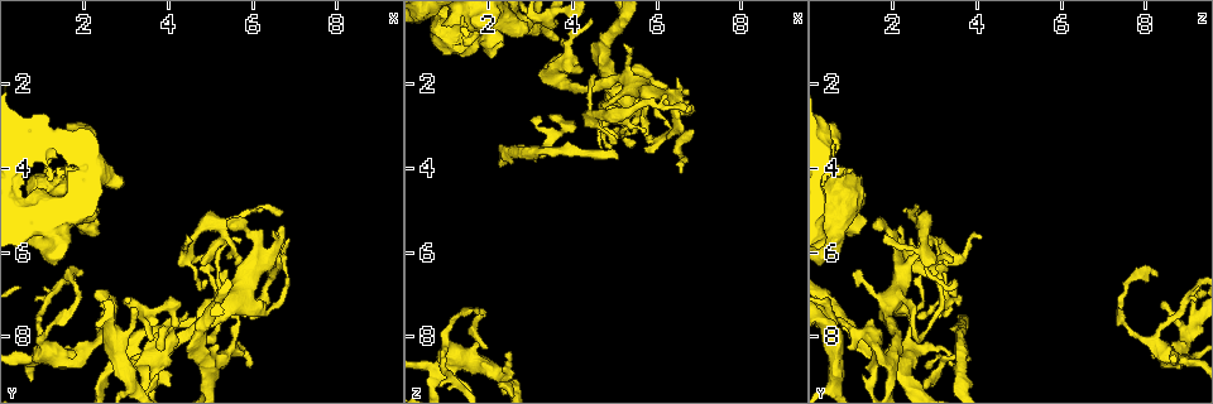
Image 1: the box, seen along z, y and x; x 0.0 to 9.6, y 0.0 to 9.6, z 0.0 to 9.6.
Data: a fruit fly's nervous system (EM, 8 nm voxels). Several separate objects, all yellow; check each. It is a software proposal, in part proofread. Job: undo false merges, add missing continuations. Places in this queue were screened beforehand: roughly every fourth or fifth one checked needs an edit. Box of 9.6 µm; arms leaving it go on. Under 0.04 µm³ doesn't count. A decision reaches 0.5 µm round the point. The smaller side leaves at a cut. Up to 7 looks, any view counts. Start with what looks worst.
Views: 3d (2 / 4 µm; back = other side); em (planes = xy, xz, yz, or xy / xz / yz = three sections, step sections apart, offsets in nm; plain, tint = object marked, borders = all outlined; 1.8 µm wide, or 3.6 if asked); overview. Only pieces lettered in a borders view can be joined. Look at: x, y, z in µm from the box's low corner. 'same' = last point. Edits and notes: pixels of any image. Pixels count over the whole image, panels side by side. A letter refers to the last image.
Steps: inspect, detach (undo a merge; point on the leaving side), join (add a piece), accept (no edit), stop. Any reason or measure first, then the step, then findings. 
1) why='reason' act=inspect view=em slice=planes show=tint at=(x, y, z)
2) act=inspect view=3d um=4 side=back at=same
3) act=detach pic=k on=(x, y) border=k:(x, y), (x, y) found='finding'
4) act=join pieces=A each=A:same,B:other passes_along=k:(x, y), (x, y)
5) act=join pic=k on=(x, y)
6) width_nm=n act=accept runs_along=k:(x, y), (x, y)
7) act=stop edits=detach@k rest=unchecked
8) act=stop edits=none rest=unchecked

why='free end' act=inspect view=em slice=planes show=borders at=(5.05, 7.50, 3.80)

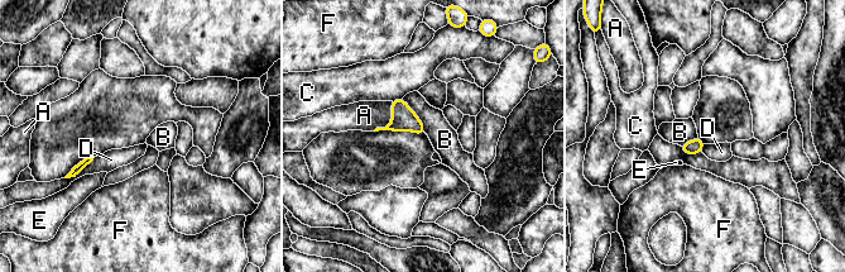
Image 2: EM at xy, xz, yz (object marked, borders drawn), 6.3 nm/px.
act=accept each=A:other,B:other,C:other,D:other,E:other,F:other border=2:(95, 157), (77, 175), (65, 179) found='none of them fits'

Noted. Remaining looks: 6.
act=inspect view=em um=3.6 slice=planes show=borders at=(2.35, 5.55, 1.05)

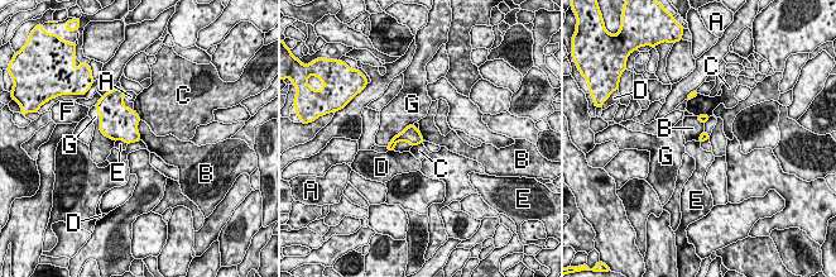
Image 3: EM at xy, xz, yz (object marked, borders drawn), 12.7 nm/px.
act=accept each=A:other,B:other,C:other,D:other,E:other,F:other,G:other border=3:(140, 120), (138, 124), (139, 139) found='no lettered piece goes on from it'

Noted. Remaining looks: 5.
why='free end' act=inspect view=3d um=4 at=(1.50, 4.05, 1.00)

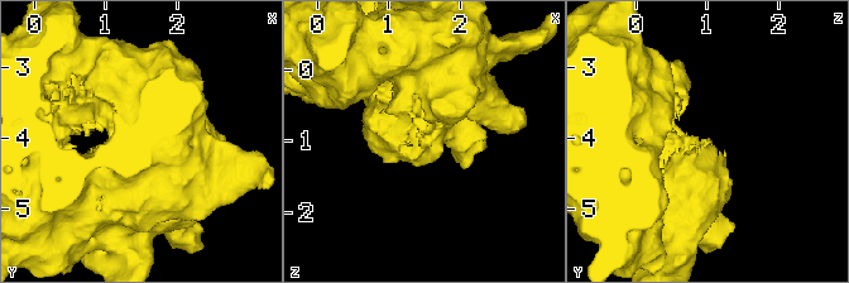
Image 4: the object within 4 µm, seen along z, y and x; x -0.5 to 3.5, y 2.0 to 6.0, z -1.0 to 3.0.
act=inspect view=em um=3.6 slice=planes show=borders at=(1.55, 4.00, 1.05)

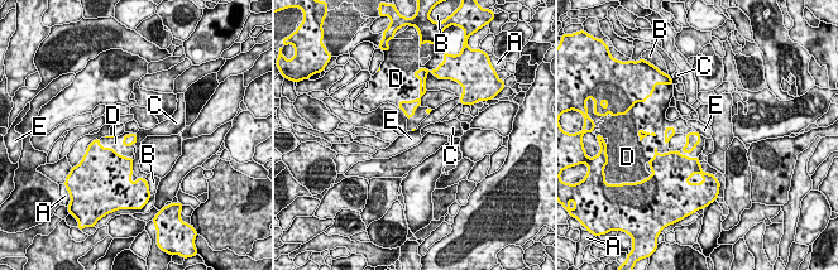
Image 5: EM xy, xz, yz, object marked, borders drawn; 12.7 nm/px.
act=join pieces=D each=A:other,B:other,C:other,D:same,E:other found='the cell continues'

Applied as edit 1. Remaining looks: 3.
act=stop edits=join@5 rest=unchecked

